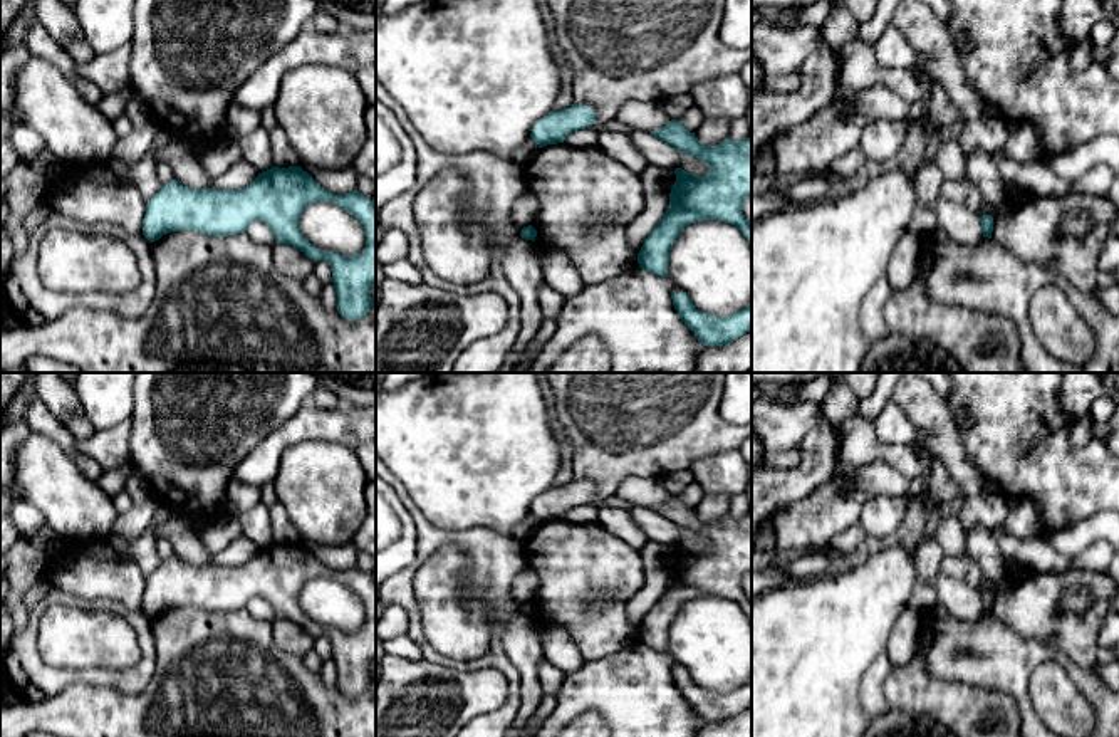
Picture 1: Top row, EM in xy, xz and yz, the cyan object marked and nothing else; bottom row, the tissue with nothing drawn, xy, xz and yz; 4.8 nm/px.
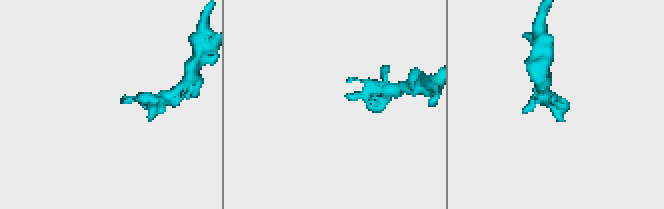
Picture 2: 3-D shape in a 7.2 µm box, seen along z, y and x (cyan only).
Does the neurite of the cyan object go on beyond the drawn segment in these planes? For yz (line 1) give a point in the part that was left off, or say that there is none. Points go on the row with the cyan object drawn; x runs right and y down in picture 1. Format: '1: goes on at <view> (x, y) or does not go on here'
1: does not go on here

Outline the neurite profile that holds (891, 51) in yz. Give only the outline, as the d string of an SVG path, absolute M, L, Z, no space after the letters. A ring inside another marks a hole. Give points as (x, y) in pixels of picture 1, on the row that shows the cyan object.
M893 22L874 44L874 57L886 69L911 71L919 81L929 79L921 71L923 55L914 52Z

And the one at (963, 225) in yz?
M923 159L914 170L914 188L918 208L929 208L938 218L938 228L945 230L955 242L973 245L981 233L981 222L968 208L948 201L941 195L945 176L934 159Z

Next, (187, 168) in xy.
M178 139L169 141L159 153L159 161L166 161L173 170L173 178L188 188L205 190L242 190L258 176L258 171L245 159L232 165L221 176L211 180L201 161Z

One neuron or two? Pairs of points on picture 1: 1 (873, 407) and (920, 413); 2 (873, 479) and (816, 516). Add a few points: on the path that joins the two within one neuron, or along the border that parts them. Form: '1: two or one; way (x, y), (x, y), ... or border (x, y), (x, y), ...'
1: two; border (895, 390), (891, 397)
2: one; way (859, 491), (846, 502), (829, 509)

